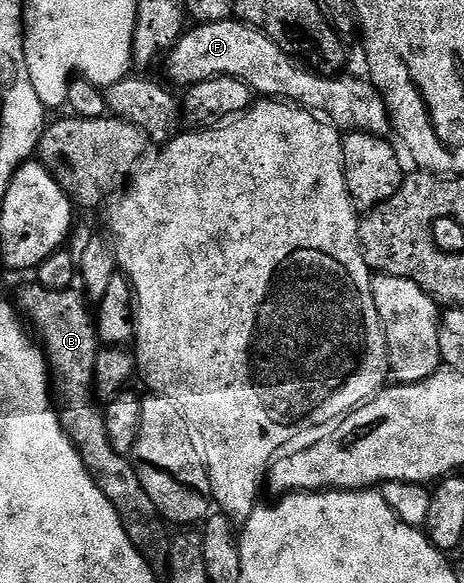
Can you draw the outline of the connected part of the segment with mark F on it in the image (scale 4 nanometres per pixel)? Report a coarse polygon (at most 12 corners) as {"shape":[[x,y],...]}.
{"shape":[[236,18],[197,23],[163,60],[174,88],[235,77],[338,132],[385,137],[372,83],[316,74]]}

